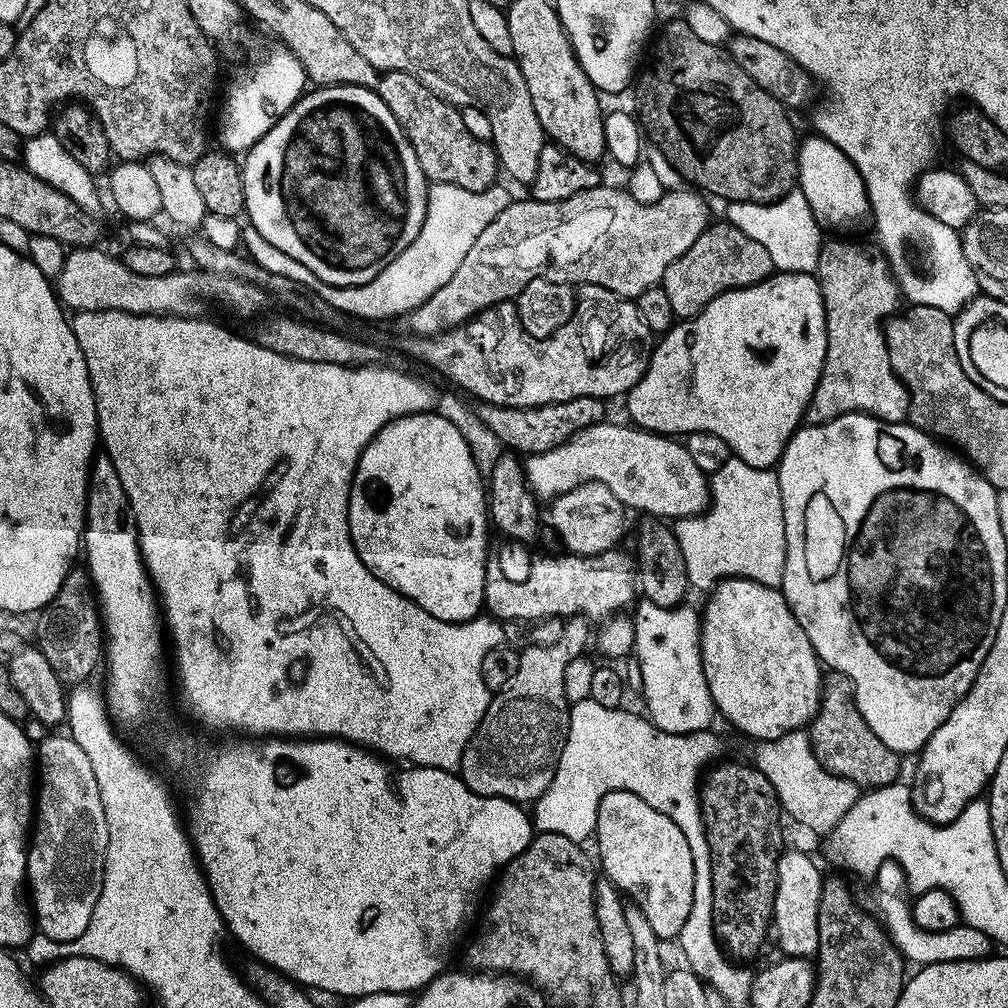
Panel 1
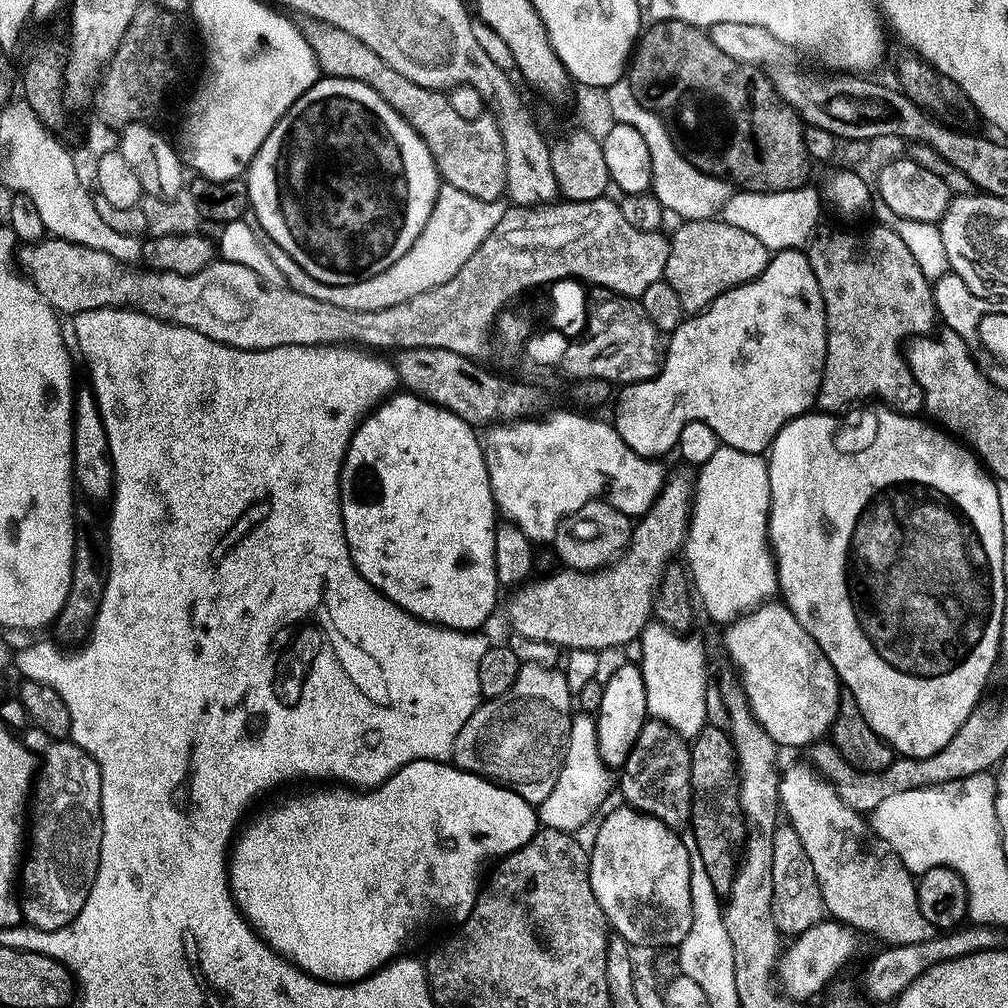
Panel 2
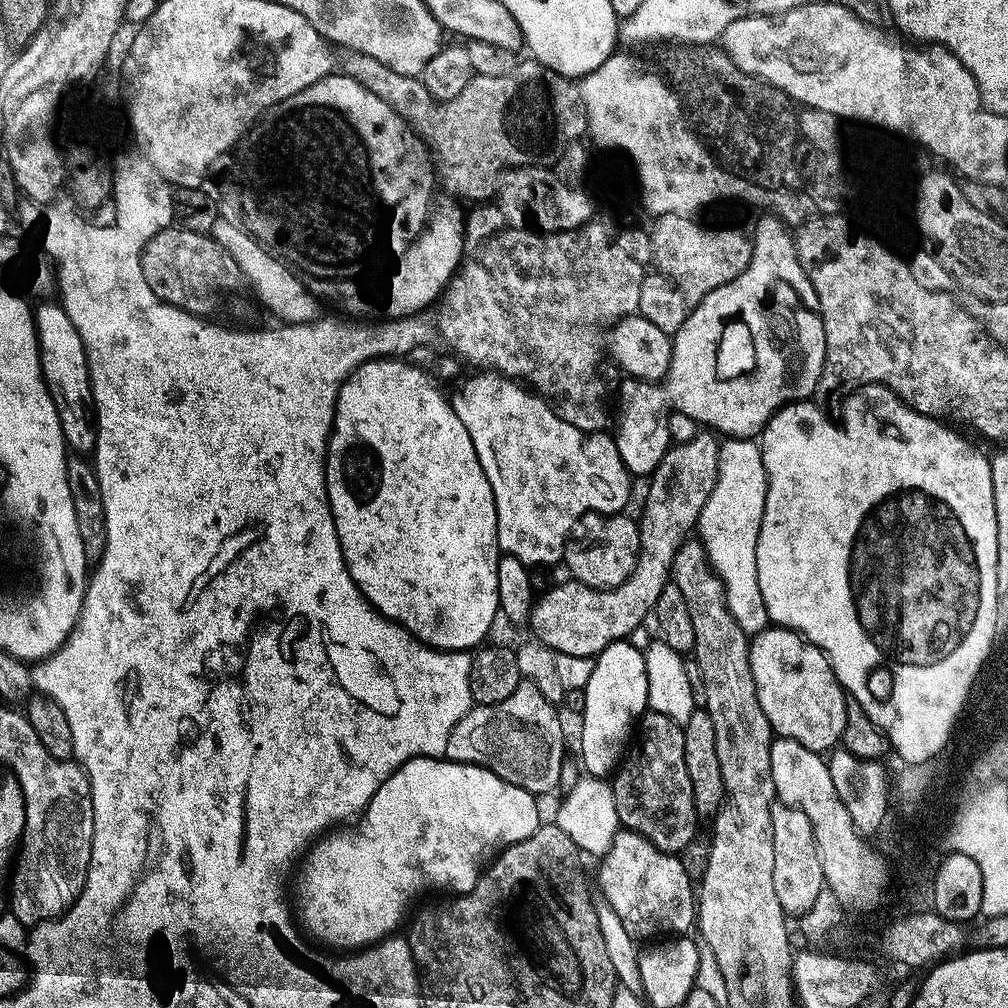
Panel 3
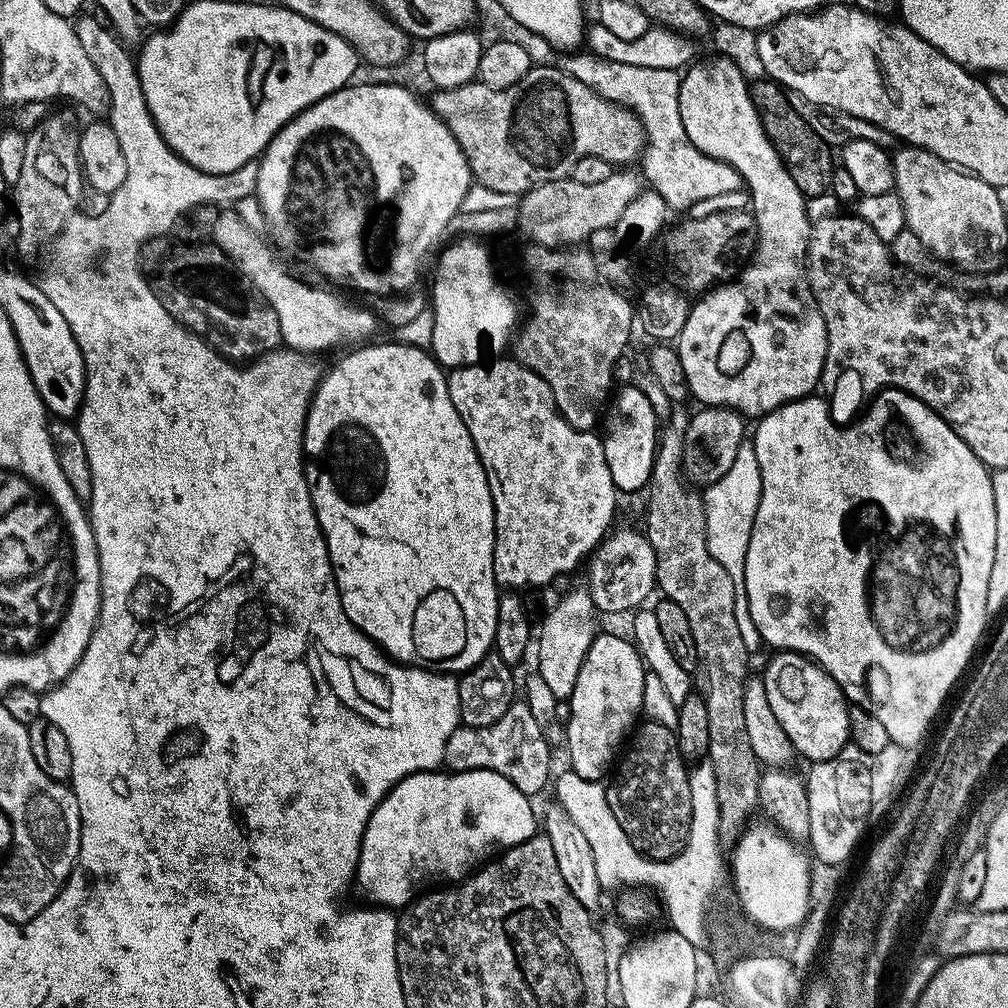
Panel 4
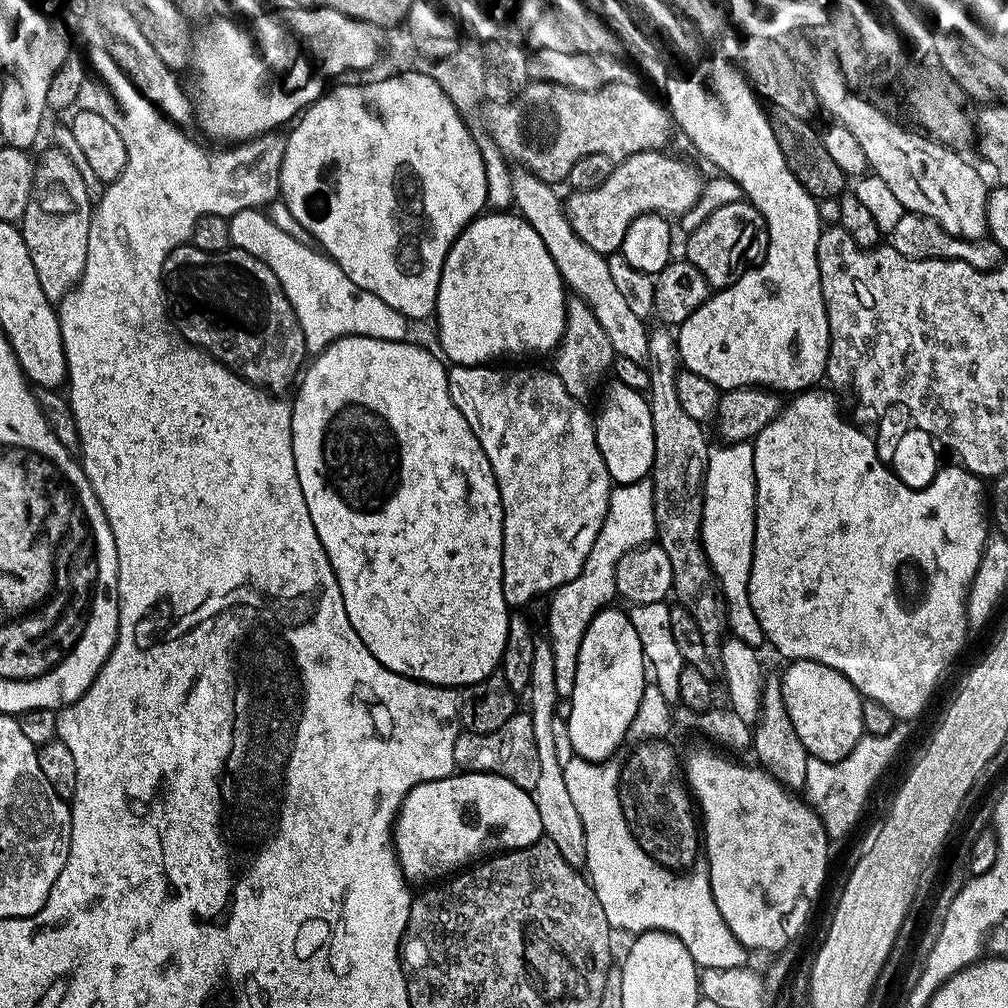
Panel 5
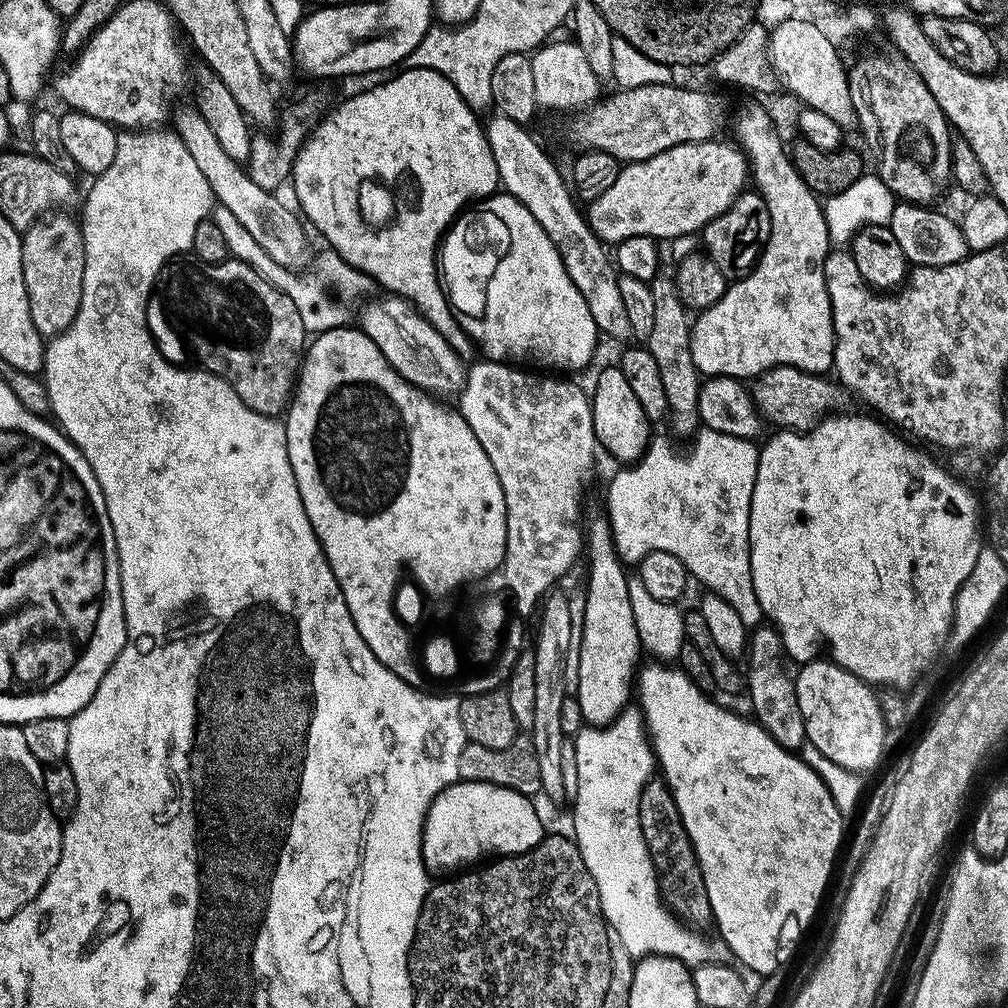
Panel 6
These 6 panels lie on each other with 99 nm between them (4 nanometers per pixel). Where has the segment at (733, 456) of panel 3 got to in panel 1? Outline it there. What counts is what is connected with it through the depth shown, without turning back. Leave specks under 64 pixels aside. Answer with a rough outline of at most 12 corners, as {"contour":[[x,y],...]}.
{"contour":[[730,458],[671,525],[688,583],[784,583],[775,471]]}

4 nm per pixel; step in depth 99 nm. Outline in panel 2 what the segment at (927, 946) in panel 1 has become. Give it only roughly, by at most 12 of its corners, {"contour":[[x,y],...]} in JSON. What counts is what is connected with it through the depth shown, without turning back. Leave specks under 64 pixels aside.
{"contour":[[796,762],[783,811],[827,915],[888,946],[926,942],[913,873]]}

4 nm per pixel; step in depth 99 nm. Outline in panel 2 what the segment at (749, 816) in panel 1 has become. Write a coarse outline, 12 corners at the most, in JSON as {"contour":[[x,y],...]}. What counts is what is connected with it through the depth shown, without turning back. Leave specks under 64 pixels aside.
{"contour":[[727,731],[691,750],[691,818],[717,890],[731,889],[732,843],[746,836]]}

